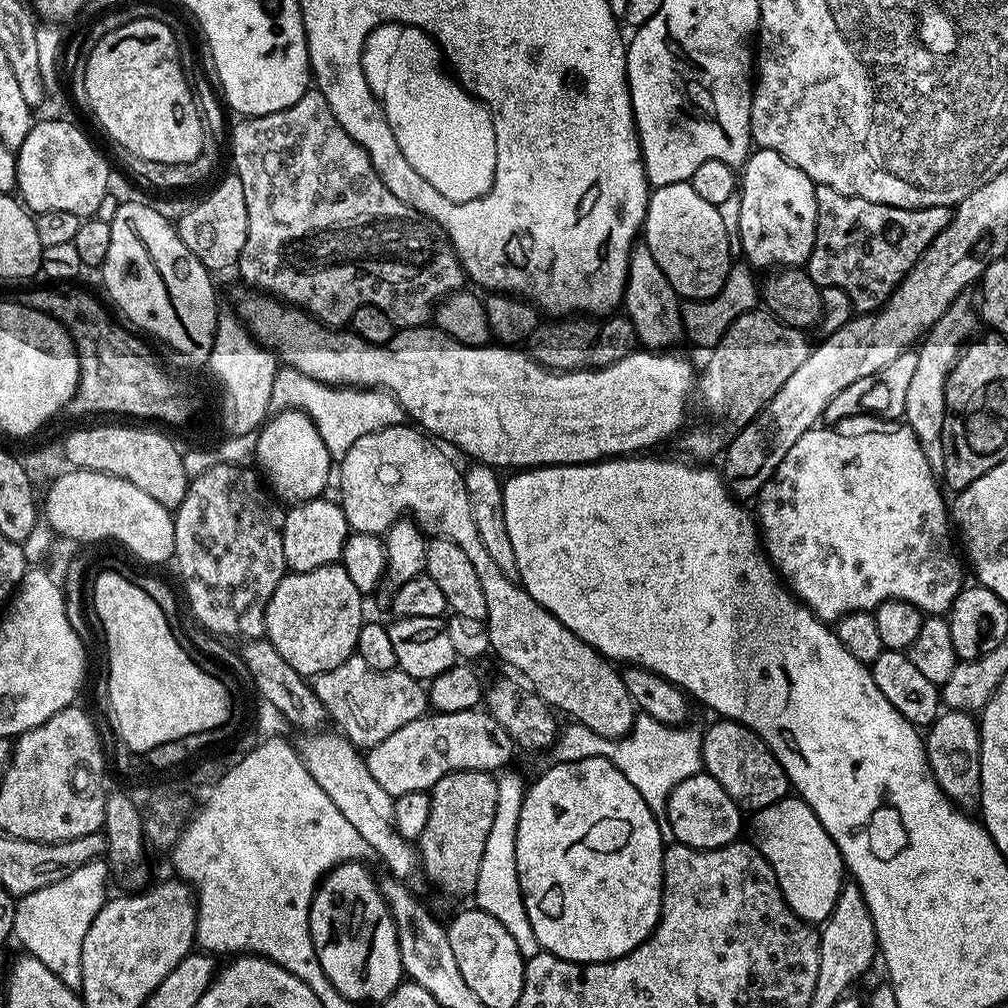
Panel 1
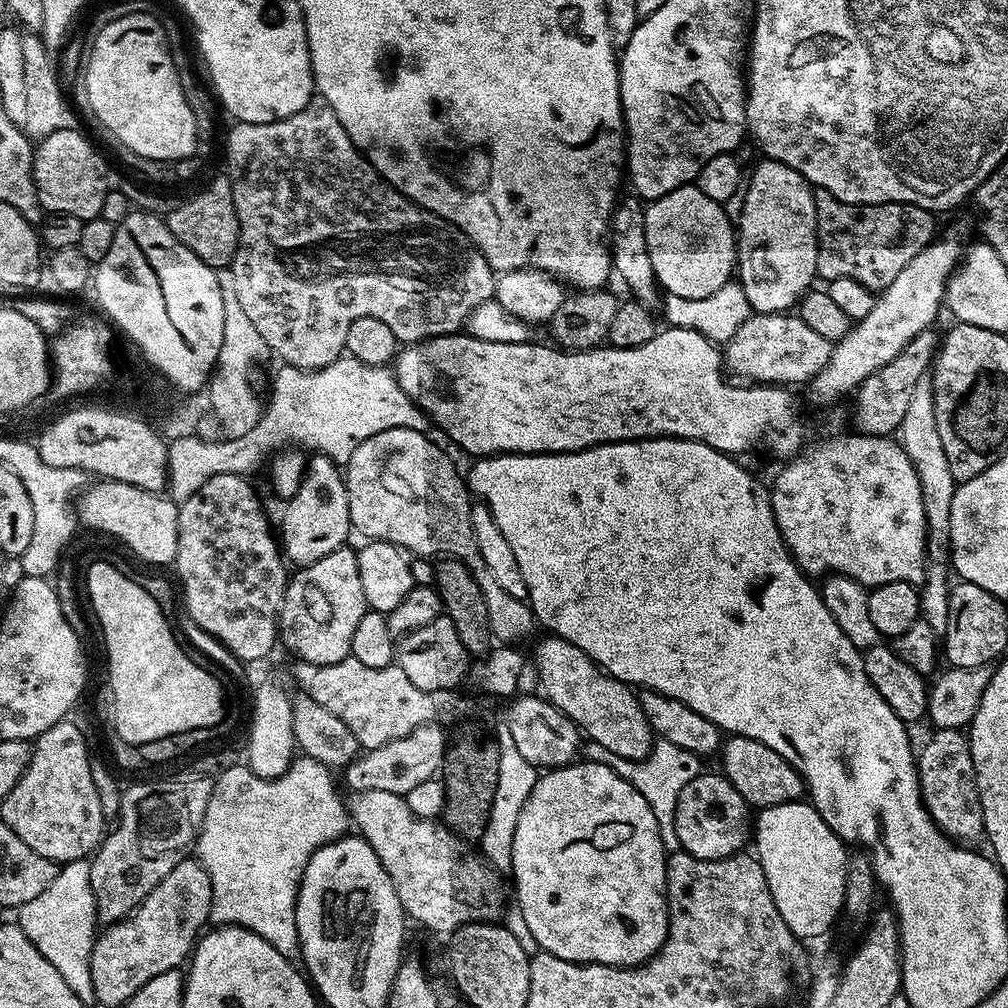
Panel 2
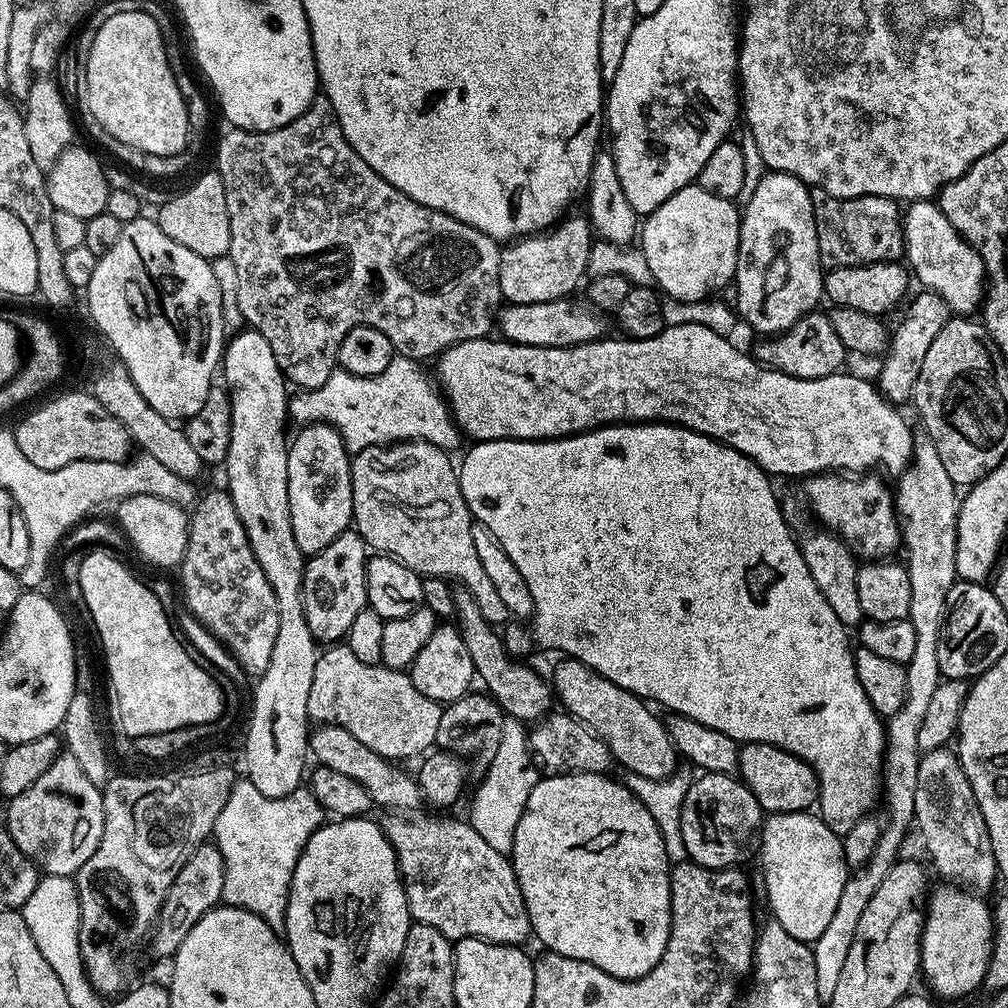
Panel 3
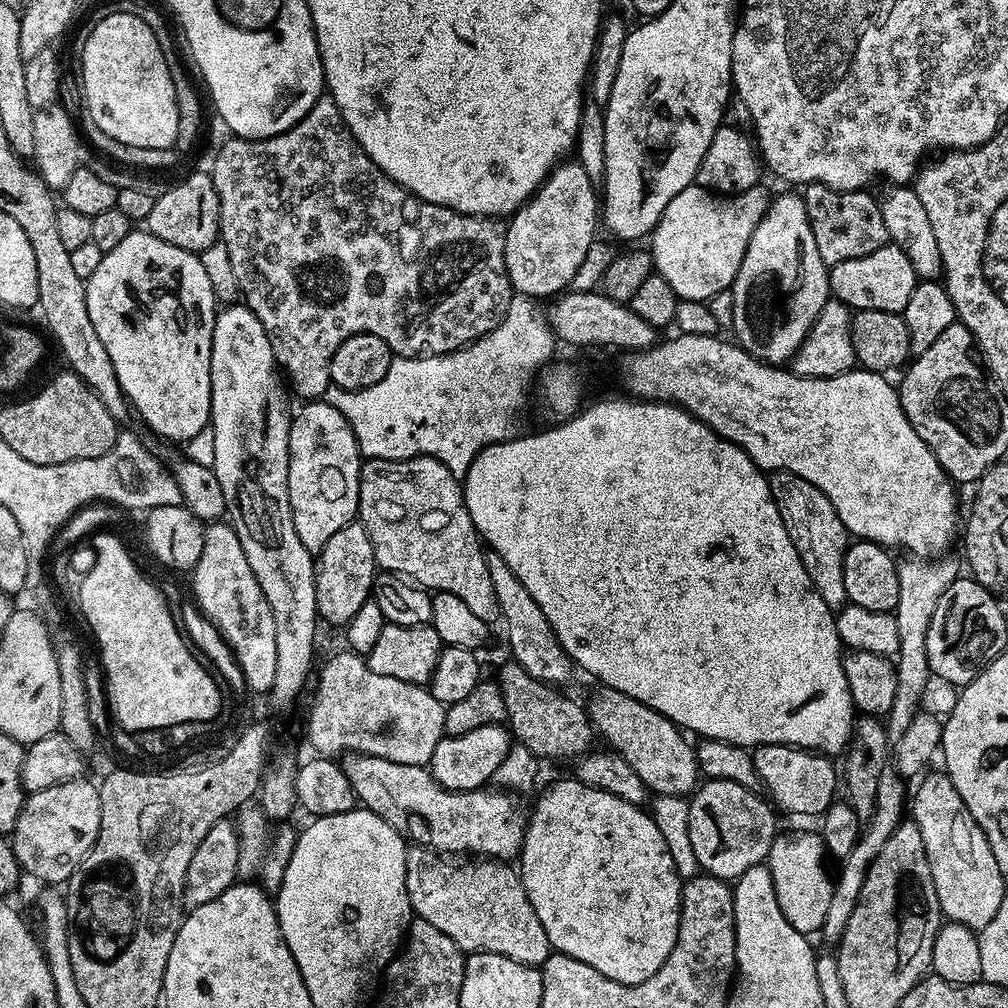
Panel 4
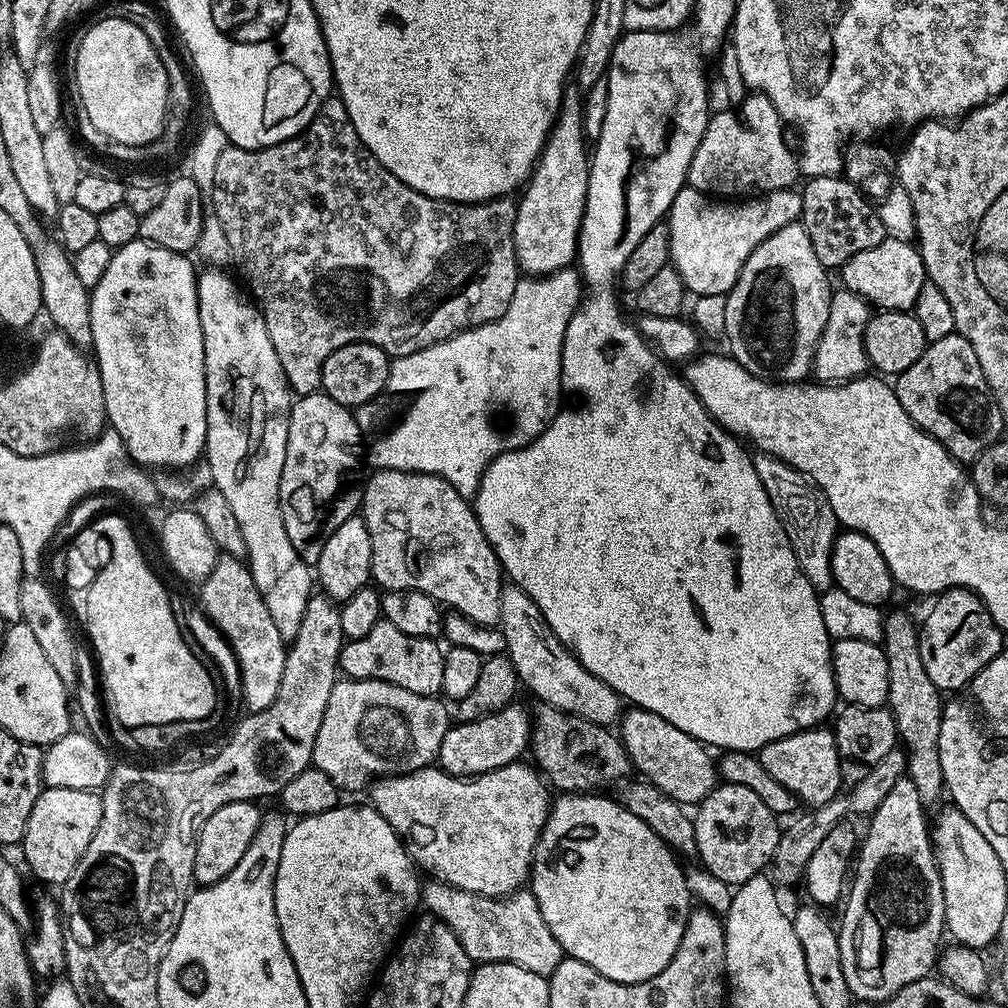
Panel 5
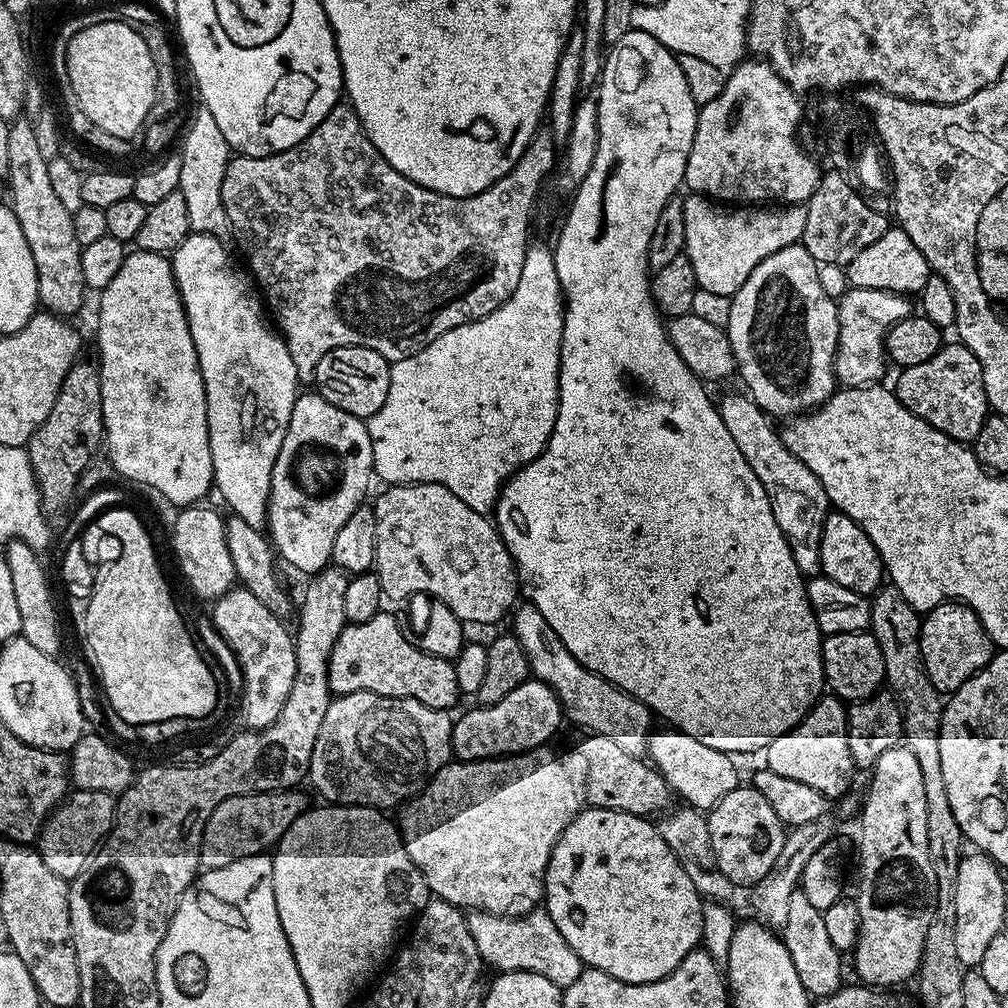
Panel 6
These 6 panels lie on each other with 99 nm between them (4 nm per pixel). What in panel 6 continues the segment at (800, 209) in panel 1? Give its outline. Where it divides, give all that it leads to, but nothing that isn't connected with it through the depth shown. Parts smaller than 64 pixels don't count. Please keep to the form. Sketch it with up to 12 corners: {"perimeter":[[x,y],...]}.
{"perimeter":[[803,243],[758,262],[726,331],[747,395],[802,416],[838,388],[837,301]]}

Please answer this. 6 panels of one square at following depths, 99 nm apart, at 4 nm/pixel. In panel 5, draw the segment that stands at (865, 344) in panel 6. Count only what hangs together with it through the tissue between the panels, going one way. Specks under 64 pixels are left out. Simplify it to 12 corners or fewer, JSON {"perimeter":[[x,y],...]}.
{"perimeter":[[833,291],[811,375],[858,380],[870,365],[864,335],[870,305]]}

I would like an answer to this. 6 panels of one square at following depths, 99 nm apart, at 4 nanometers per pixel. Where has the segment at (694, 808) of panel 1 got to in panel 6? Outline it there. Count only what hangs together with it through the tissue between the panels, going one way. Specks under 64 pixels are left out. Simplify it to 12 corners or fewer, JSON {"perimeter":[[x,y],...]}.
{"perimeter":[[753,786],[710,809],[710,846],[733,886],[770,874],[786,827]]}

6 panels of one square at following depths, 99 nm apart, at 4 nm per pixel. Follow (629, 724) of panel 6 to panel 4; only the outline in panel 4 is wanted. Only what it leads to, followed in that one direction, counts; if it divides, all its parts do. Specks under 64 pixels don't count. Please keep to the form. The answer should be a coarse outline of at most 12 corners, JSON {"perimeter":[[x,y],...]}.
{"perimeter":[[486,555],[511,659],[544,684],[574,673],[546,614]]}

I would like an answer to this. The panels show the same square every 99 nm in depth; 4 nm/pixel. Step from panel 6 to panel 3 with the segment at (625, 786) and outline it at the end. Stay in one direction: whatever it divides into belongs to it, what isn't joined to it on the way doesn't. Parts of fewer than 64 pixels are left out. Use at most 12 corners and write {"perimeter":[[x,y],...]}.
{"perimeter":[[452,593],[479,683],[505,716],[539,722],[554,688],[506,650],[474,594]]}

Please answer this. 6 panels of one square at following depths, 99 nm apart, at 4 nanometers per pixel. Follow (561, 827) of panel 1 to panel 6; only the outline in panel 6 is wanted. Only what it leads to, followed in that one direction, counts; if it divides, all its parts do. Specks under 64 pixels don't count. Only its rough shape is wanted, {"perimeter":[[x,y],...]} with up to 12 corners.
{"perimeter":[[591,806],[542,904],[587,967],[669,976],[705,901],[655,823]]}

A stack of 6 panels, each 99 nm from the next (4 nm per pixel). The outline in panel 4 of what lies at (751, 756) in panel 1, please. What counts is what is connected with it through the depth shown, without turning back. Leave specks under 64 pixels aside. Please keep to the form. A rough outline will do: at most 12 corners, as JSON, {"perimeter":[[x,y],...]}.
{"perimeter":[[761,744],[751,755],[781,813],[820,818],[837,799],[829,757]]}

